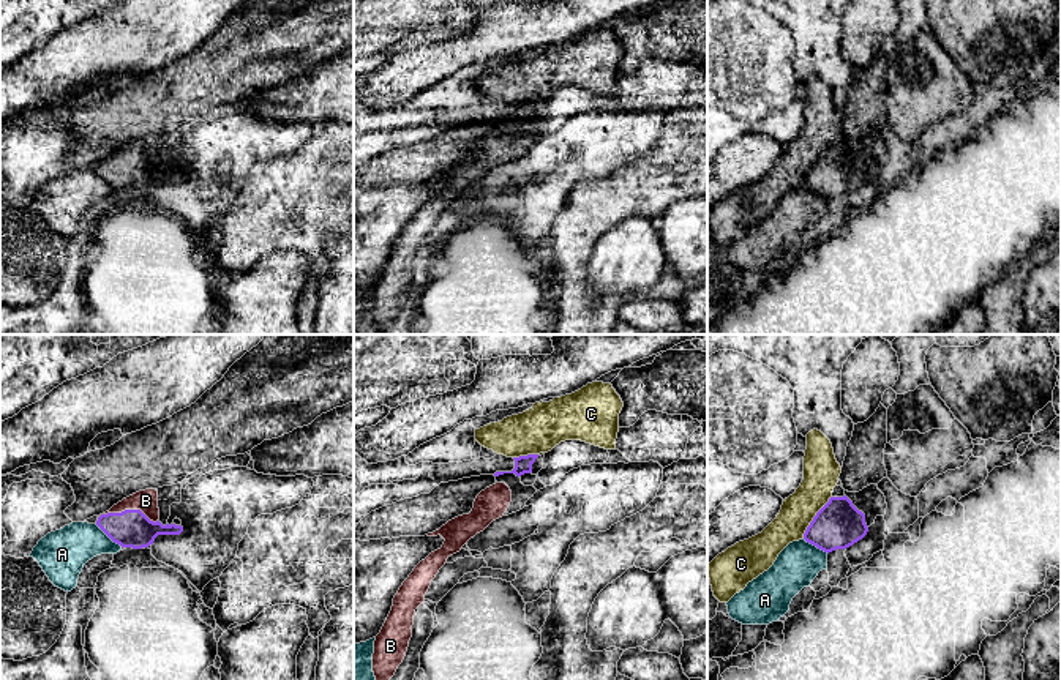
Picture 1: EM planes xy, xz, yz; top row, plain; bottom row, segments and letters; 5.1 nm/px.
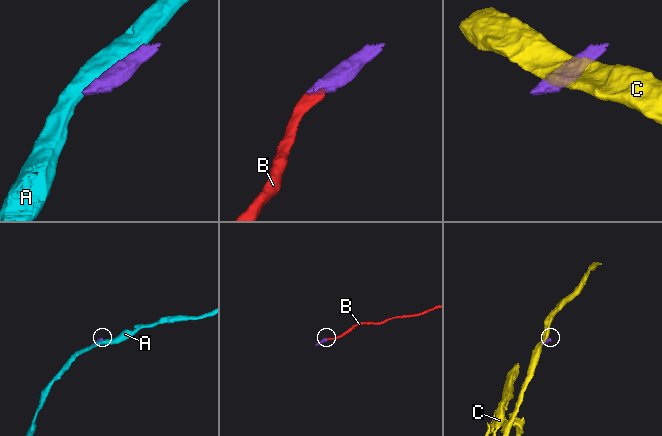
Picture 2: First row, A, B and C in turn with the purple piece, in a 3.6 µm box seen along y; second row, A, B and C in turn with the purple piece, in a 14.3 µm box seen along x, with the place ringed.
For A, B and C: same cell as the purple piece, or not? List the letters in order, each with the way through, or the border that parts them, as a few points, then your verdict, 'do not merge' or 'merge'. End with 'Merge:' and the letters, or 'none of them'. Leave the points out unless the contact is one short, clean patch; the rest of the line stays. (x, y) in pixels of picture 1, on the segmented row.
A: do not merge
B: across xy (133, 529), (128, 510), (136, 510), (146, 500) | merge
C: do not merge
Merge: B

